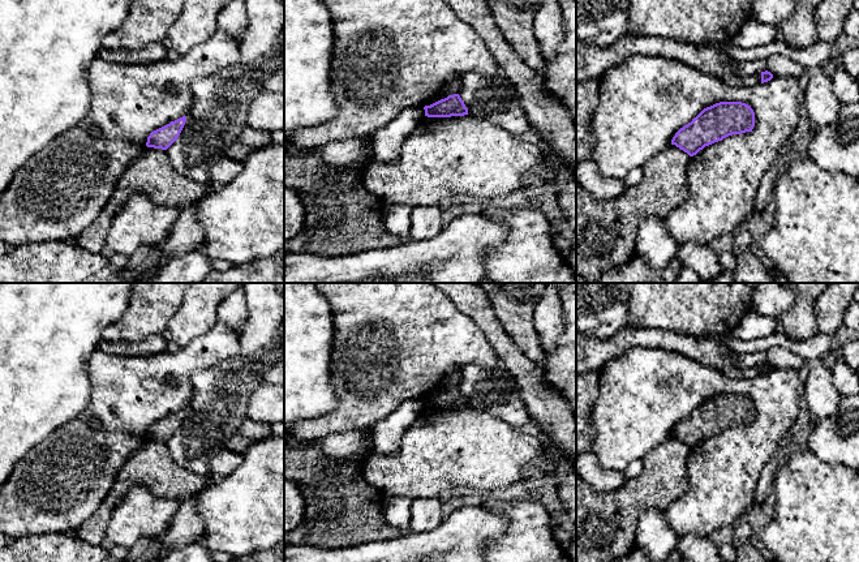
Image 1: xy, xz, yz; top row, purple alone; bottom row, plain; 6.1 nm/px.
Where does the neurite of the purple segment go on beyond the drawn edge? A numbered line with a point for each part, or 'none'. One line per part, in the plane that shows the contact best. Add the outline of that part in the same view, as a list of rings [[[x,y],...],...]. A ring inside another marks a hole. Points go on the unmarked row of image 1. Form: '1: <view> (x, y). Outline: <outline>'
none

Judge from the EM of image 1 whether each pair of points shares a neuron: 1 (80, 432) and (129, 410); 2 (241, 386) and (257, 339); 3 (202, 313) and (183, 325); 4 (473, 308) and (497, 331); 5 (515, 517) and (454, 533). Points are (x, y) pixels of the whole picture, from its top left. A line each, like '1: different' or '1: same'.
1: same
2: same
3: same
4: same
5: different

